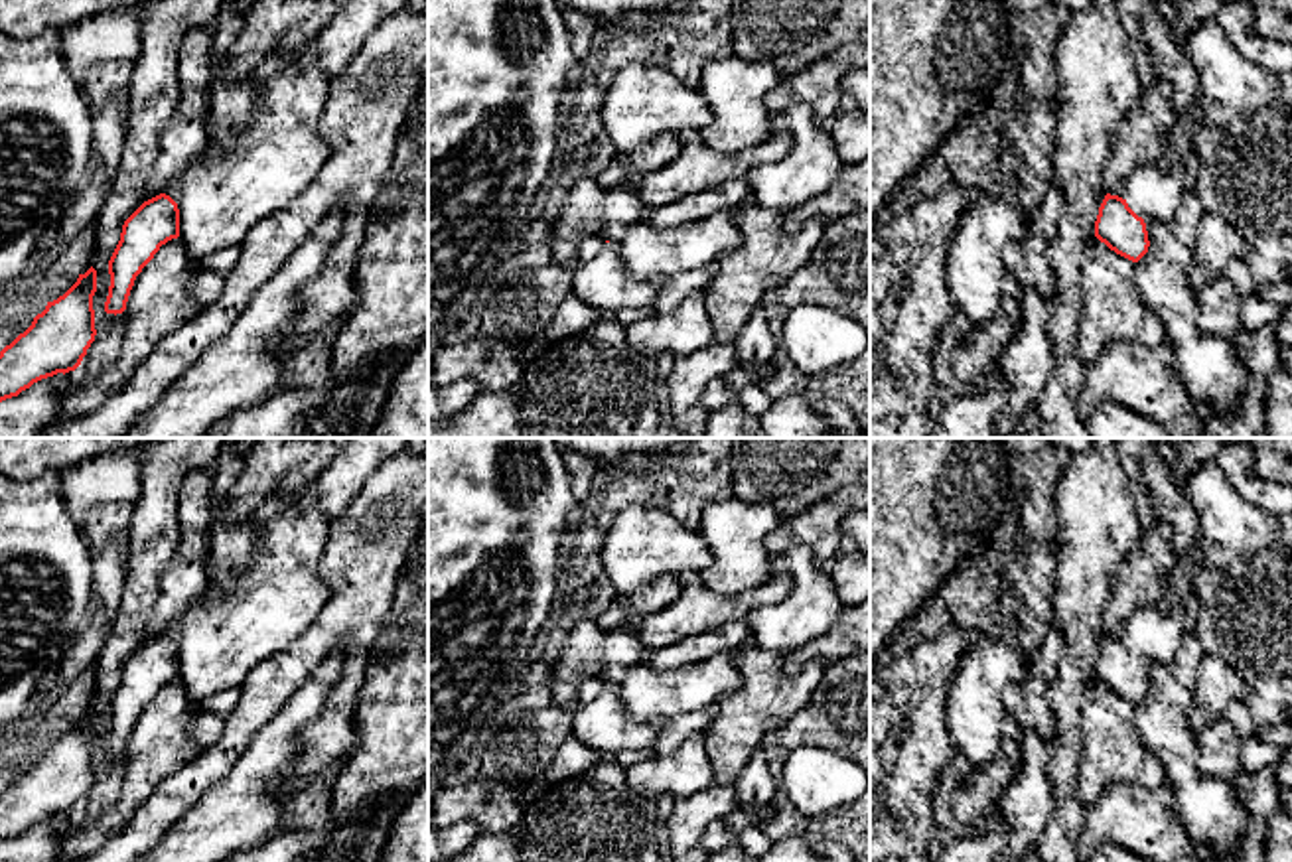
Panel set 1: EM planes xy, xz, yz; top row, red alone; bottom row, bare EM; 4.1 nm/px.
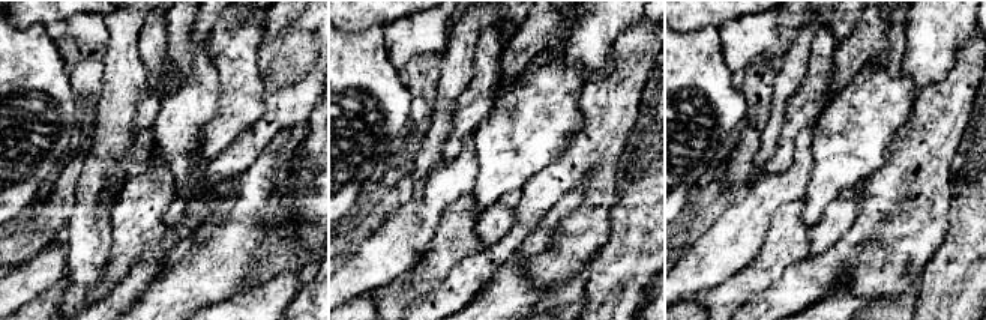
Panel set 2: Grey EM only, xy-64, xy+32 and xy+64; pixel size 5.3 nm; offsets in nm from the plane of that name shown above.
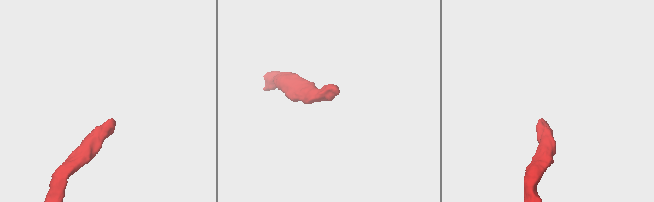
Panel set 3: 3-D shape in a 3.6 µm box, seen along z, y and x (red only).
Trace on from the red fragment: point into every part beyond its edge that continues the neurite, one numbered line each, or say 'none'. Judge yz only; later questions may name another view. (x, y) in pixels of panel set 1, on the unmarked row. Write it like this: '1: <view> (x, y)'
1: yz (1154, 636)

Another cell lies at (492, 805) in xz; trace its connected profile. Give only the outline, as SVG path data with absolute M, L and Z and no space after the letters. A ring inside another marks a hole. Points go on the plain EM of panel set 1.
M477 777L458 787L444 787L436 795L432 826L444 828L473 821L481 834L497 834L509 830L523 811L521 789Z

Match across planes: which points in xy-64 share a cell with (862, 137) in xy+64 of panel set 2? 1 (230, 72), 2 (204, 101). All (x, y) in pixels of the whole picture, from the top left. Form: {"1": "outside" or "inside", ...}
{"1": "inside", "2": "outside"}

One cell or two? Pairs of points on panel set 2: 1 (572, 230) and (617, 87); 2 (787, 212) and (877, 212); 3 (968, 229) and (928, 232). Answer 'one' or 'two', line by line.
1: one
2: two
3: two

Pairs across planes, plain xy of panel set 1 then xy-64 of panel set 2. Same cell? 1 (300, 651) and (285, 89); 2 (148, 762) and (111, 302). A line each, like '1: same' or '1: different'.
1: same
2: different

